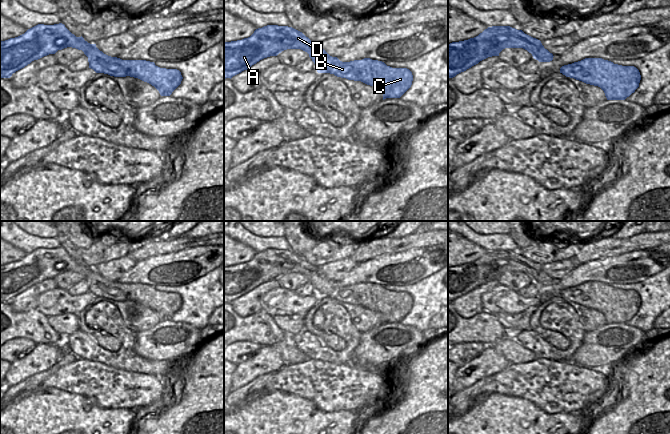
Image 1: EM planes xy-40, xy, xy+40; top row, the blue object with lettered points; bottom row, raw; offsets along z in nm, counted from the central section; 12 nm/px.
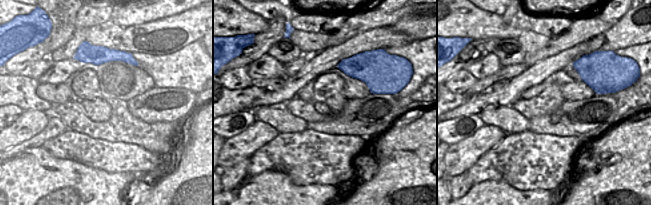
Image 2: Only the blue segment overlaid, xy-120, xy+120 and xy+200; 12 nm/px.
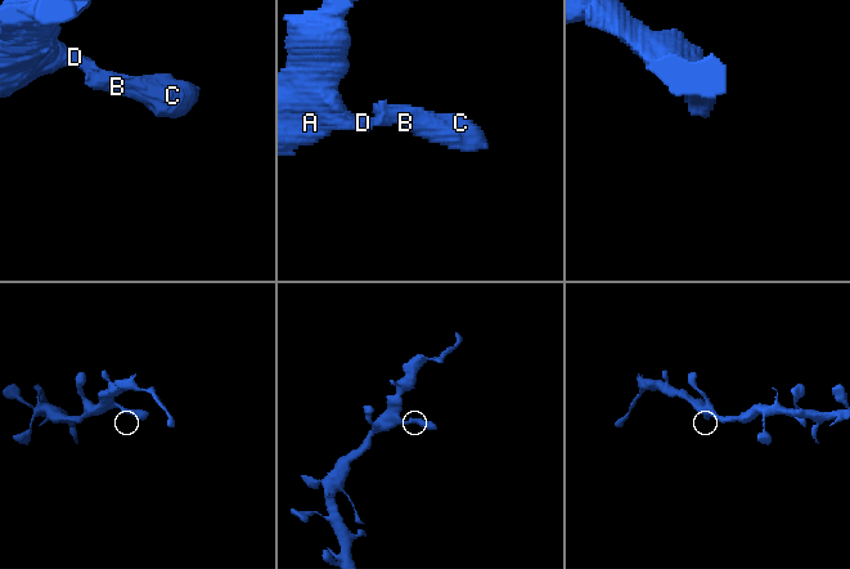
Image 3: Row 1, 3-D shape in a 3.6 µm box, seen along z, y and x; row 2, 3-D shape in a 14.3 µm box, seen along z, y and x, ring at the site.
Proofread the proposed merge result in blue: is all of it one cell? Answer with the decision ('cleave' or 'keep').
keep

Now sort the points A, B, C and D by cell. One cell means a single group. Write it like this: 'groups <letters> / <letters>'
groups A B C D

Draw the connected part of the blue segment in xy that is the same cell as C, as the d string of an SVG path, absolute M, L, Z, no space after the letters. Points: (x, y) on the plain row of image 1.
M267 249L258 252L254 257L242 264L224 267L224 303L247 294L260 284L277 280L287 273L301 273L309 278L315 288L318 297L330 297L337 301L348 304L361 305L367 309L379 312L383 317L383 324L386 322L400 322L412 309L413 299L407 292L392 292L384 286L364 282L350 286L342 286L337 281L330 280L319 266L311 265L302 256L288 250Z

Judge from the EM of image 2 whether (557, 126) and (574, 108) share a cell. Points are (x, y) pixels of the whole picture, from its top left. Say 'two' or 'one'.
one

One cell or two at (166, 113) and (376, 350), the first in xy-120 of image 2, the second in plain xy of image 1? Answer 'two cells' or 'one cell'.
one cell

